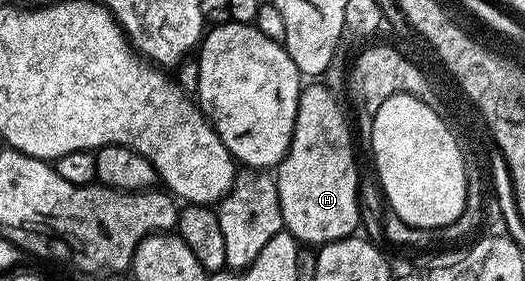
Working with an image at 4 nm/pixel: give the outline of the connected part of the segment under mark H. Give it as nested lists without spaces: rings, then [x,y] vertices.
[[[324,84],[305,85],[300,91],[296,123],[288,154],[275,171],[276,191],[284,217],[284,230],[296,238],[297,243],[308,248],[319,248],[339,238],[351,238],[362,222],[362,205],[356,193],[360,190],[360,178],[356,175],[356,154],[352,151],[352,130],[348,118],[340,107],[336,94]]]

